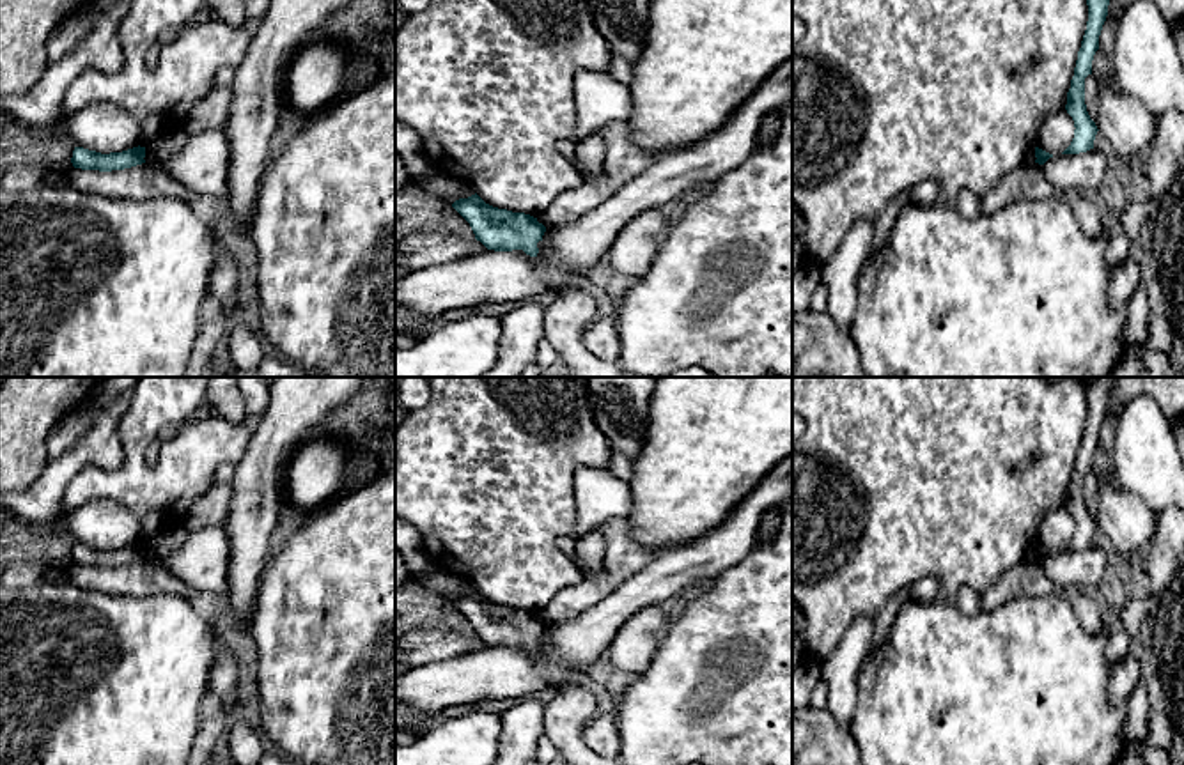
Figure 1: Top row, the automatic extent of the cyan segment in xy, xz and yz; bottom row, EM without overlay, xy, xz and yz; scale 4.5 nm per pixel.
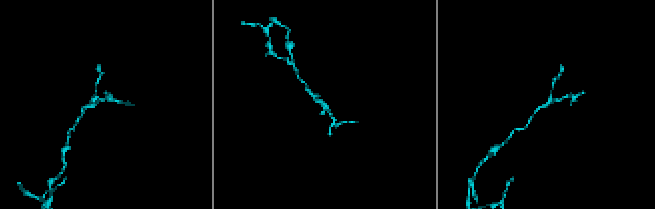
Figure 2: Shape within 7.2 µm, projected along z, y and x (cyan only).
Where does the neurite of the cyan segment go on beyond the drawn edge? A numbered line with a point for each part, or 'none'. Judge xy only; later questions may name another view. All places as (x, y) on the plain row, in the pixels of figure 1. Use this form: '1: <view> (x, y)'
none

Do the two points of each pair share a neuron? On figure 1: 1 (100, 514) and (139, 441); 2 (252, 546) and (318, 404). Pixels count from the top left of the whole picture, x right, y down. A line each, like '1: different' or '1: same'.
1: different
2: same

